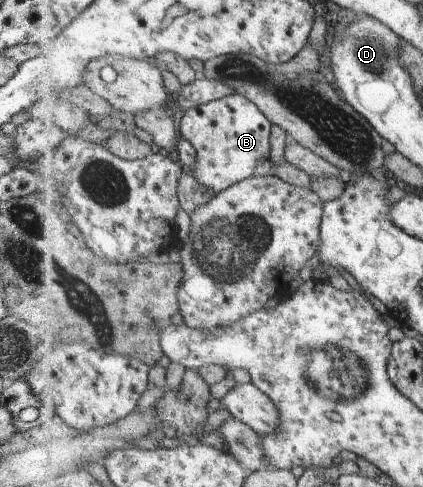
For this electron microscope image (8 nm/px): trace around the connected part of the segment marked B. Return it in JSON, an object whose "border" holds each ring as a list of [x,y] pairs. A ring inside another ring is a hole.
{"border":[[[227,95],[189,109],[180,121],[179,132],[197,151],[190,172],[215,194],[249,177],[271,174],[271,123],[259,106],[245,95]]]}

